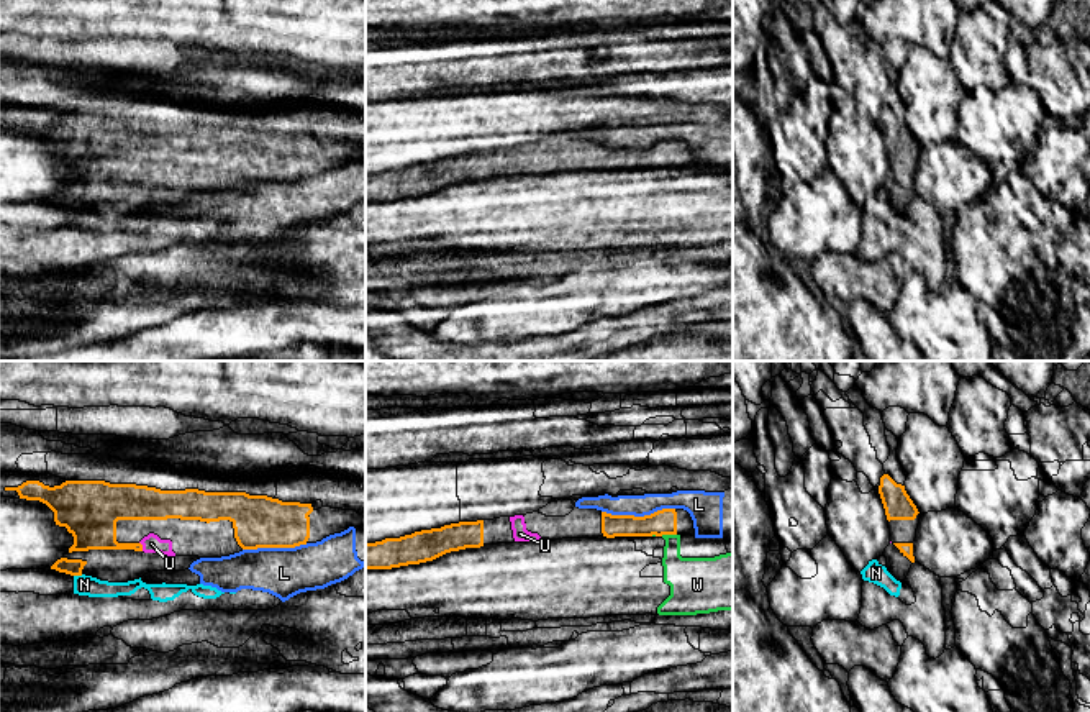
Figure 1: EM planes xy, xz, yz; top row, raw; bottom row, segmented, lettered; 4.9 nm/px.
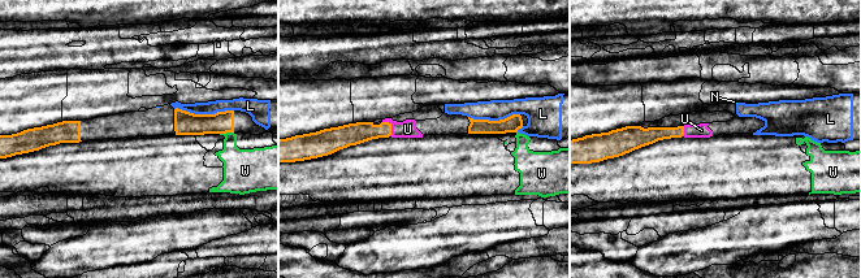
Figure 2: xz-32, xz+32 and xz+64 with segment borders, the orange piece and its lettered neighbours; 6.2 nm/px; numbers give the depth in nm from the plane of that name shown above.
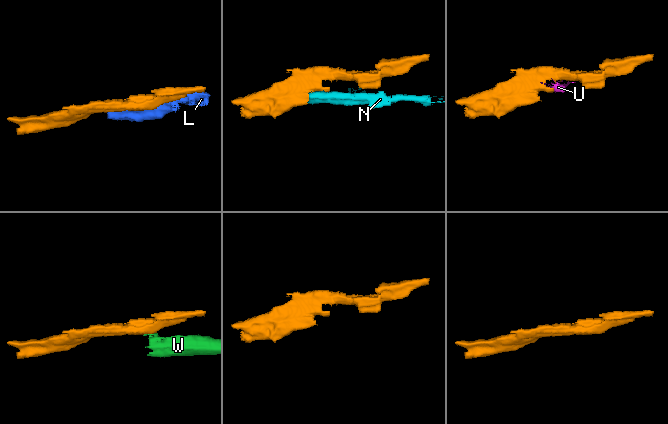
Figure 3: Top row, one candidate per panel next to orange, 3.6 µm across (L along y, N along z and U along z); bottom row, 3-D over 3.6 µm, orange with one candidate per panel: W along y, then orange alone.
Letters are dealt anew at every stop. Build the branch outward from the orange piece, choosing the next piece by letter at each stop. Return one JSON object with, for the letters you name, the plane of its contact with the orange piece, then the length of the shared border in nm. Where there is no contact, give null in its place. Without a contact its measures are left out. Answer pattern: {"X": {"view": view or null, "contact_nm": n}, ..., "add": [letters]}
{"U": {"view": "xy", "contact_nm": 50}, "add": ["U"]}

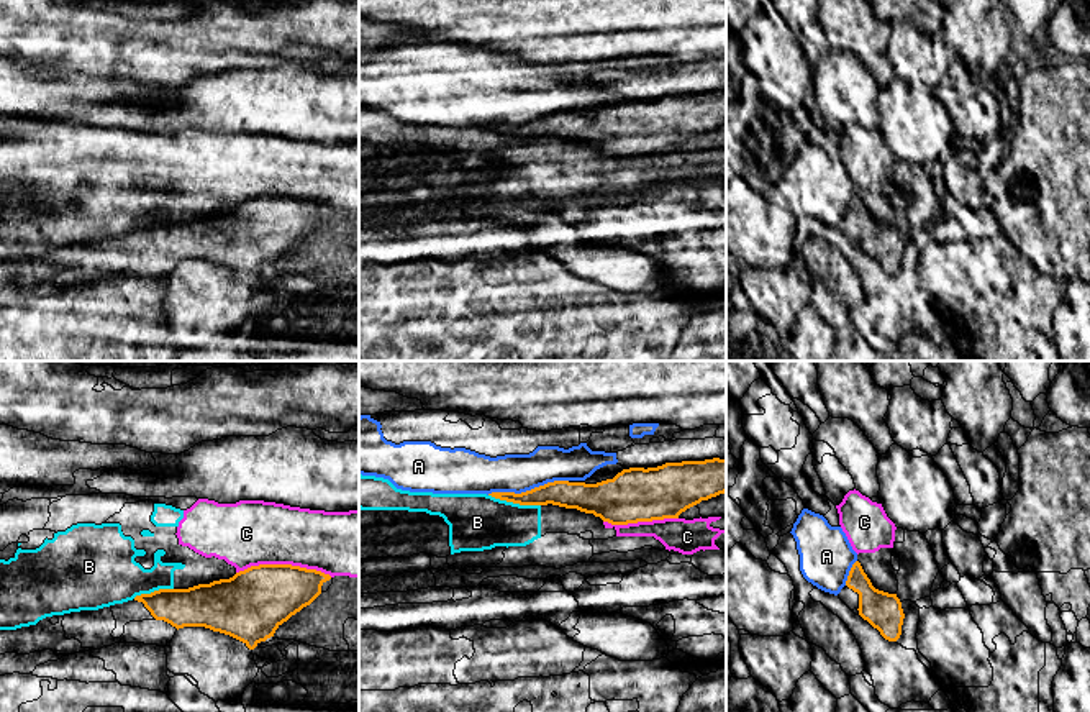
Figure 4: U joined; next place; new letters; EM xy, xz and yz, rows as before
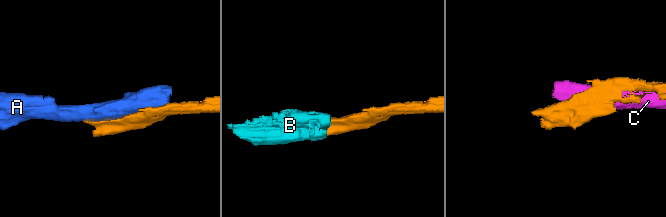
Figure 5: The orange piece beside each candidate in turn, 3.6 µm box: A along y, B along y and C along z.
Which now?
{"add": []}

